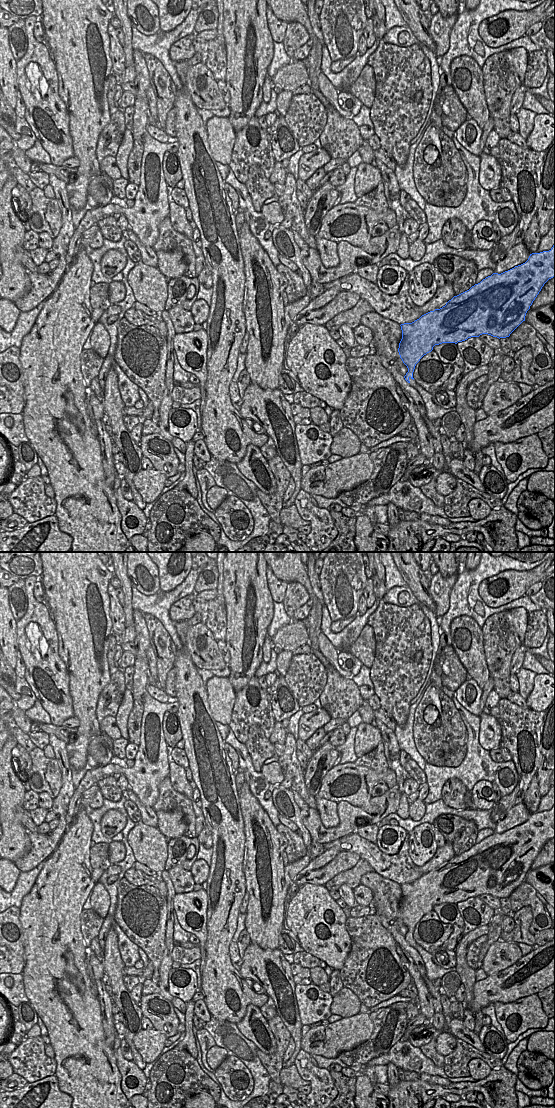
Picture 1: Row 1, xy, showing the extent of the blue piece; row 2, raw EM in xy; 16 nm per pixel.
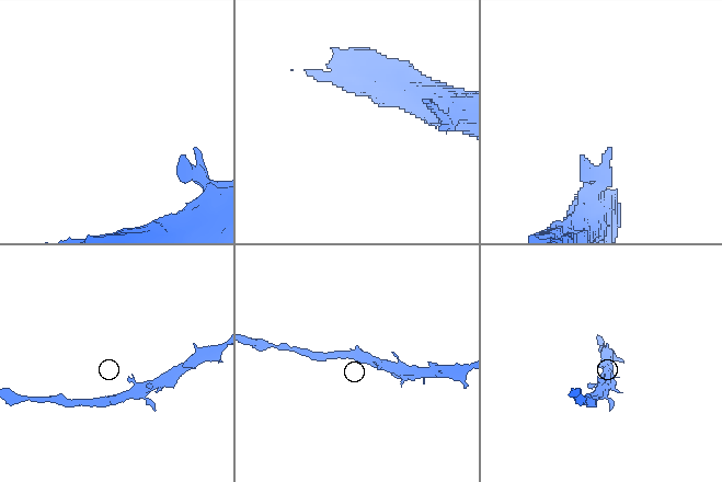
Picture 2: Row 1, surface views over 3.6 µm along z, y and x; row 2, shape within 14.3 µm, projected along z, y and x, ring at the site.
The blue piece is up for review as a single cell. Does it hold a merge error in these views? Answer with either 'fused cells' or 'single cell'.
single cell

